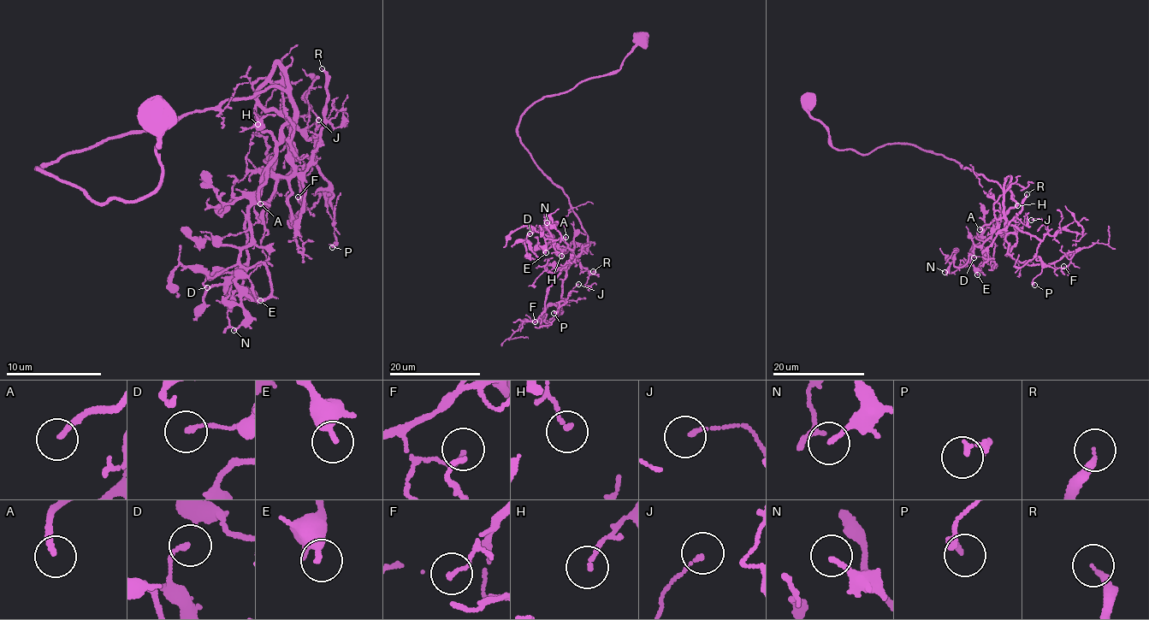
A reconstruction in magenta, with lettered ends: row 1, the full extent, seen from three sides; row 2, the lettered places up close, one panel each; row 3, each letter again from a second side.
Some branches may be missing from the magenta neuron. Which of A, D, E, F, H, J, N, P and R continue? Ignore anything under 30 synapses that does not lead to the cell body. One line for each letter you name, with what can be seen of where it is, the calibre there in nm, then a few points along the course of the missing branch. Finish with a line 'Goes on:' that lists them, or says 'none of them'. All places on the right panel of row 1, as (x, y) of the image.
A: at (980, 229); 200 nm thick; missing branch runs (980, 229), (978, 239), (955, 215)
Goes on: A

